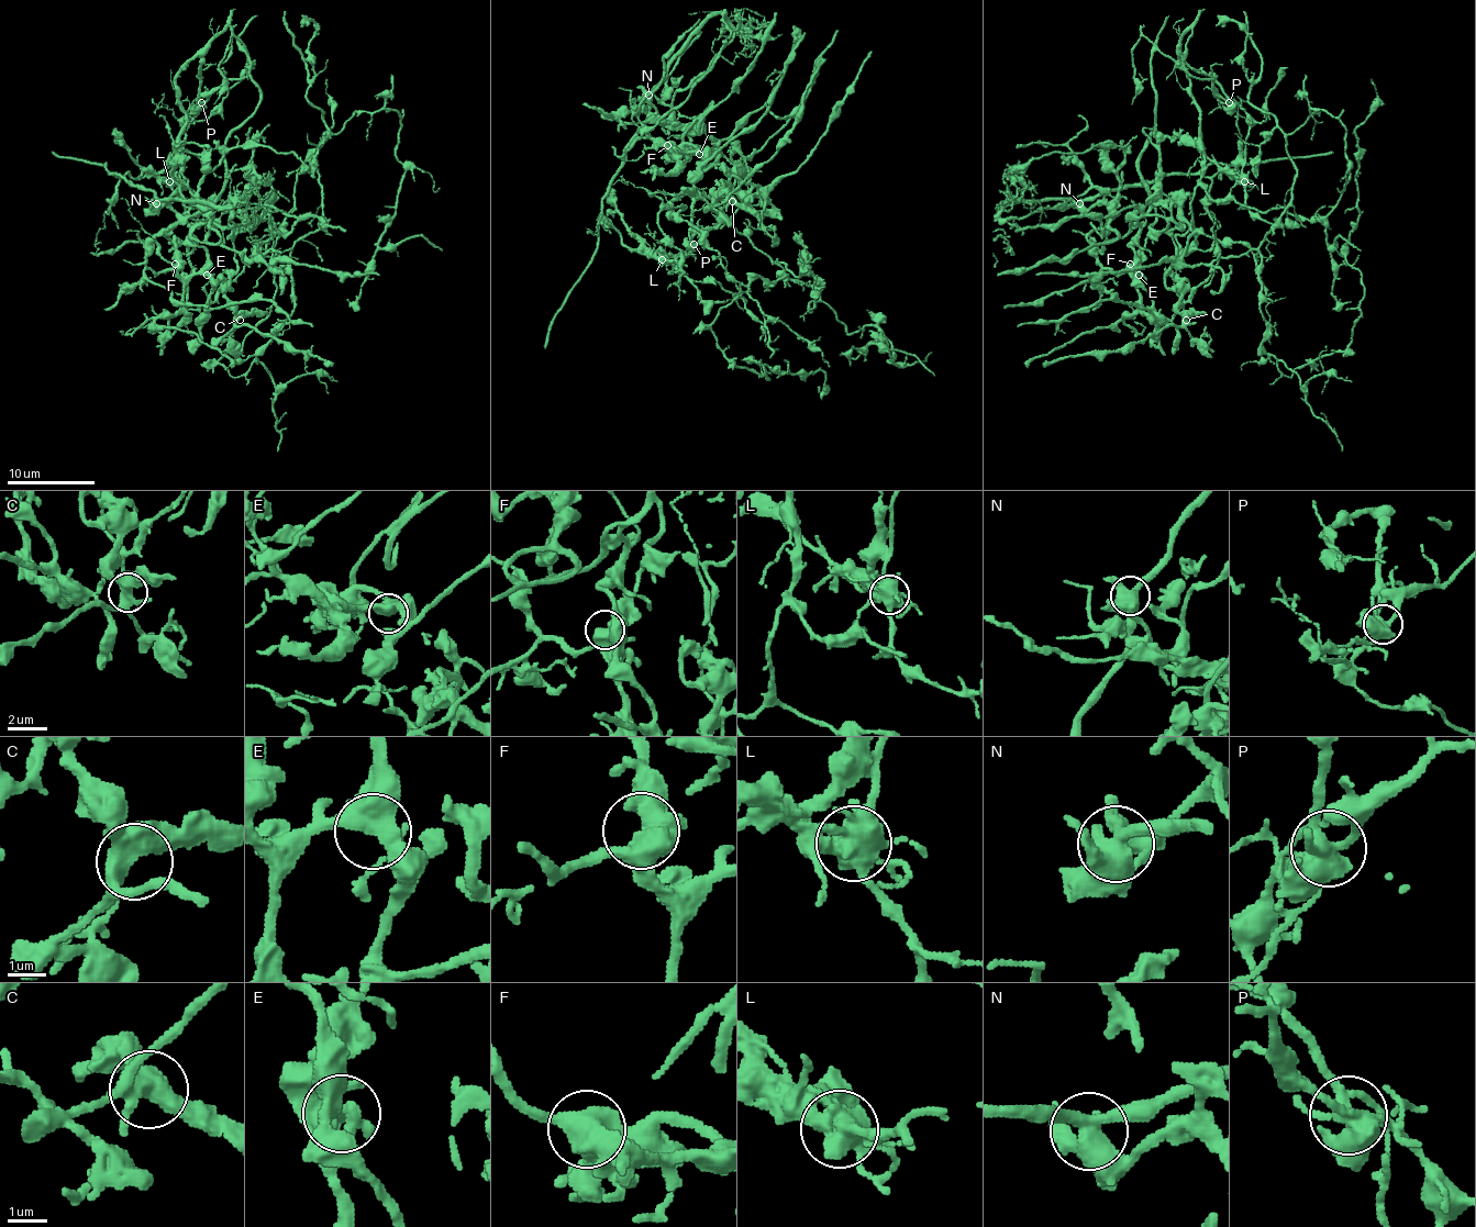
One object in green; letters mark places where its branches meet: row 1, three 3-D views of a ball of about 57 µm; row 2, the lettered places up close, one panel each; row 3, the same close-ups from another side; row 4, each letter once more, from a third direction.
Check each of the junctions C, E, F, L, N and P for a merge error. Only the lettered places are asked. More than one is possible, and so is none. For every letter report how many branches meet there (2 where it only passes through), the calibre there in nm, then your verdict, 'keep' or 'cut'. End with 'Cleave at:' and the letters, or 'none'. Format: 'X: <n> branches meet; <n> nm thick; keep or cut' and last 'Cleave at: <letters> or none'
C: 5 branches meet; 480 nm thick; keep
E: 3 branches meet; 440 nm thick; keep
F: 4 branches meet; 550 nm thick; keep
L: 7 branches meet; 600 nm thick; cut
N: 4 branches meet; 500 nm thick; cut
P: 5 branches meet; 460 nm thick; cut
Cleave at: L, N, P

